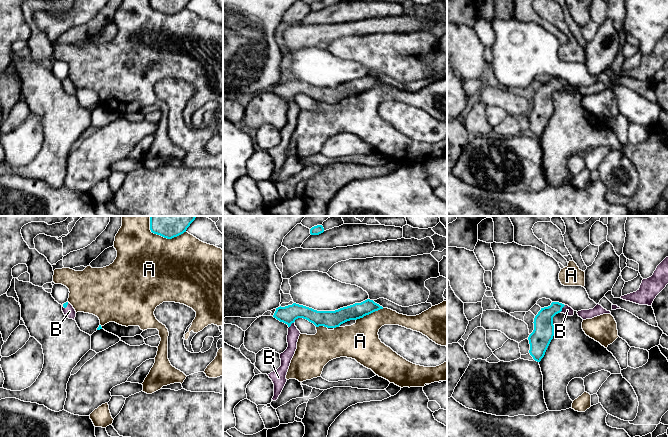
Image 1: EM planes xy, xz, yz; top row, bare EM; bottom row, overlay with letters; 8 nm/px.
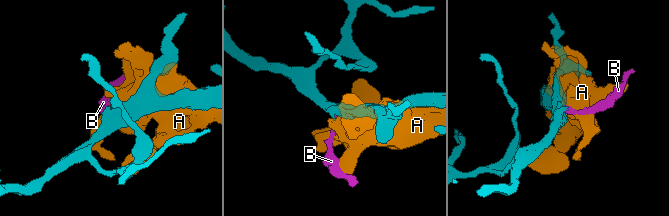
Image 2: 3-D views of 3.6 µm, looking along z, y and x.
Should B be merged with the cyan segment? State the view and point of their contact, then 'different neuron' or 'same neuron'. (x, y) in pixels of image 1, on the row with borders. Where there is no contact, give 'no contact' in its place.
contact yz (562, 307); same neuron

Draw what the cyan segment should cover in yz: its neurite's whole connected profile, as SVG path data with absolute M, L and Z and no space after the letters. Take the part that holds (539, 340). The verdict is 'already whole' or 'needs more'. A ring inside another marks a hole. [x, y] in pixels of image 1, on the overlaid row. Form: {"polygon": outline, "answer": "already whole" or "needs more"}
{"polygon": "M552 302L550 306L541 308L534 318L534 330L529 335L529 353L533 359L540 362L554 336L553 317L558 313L574 315L574 310L568 305Z", "answer": "needs more"}

